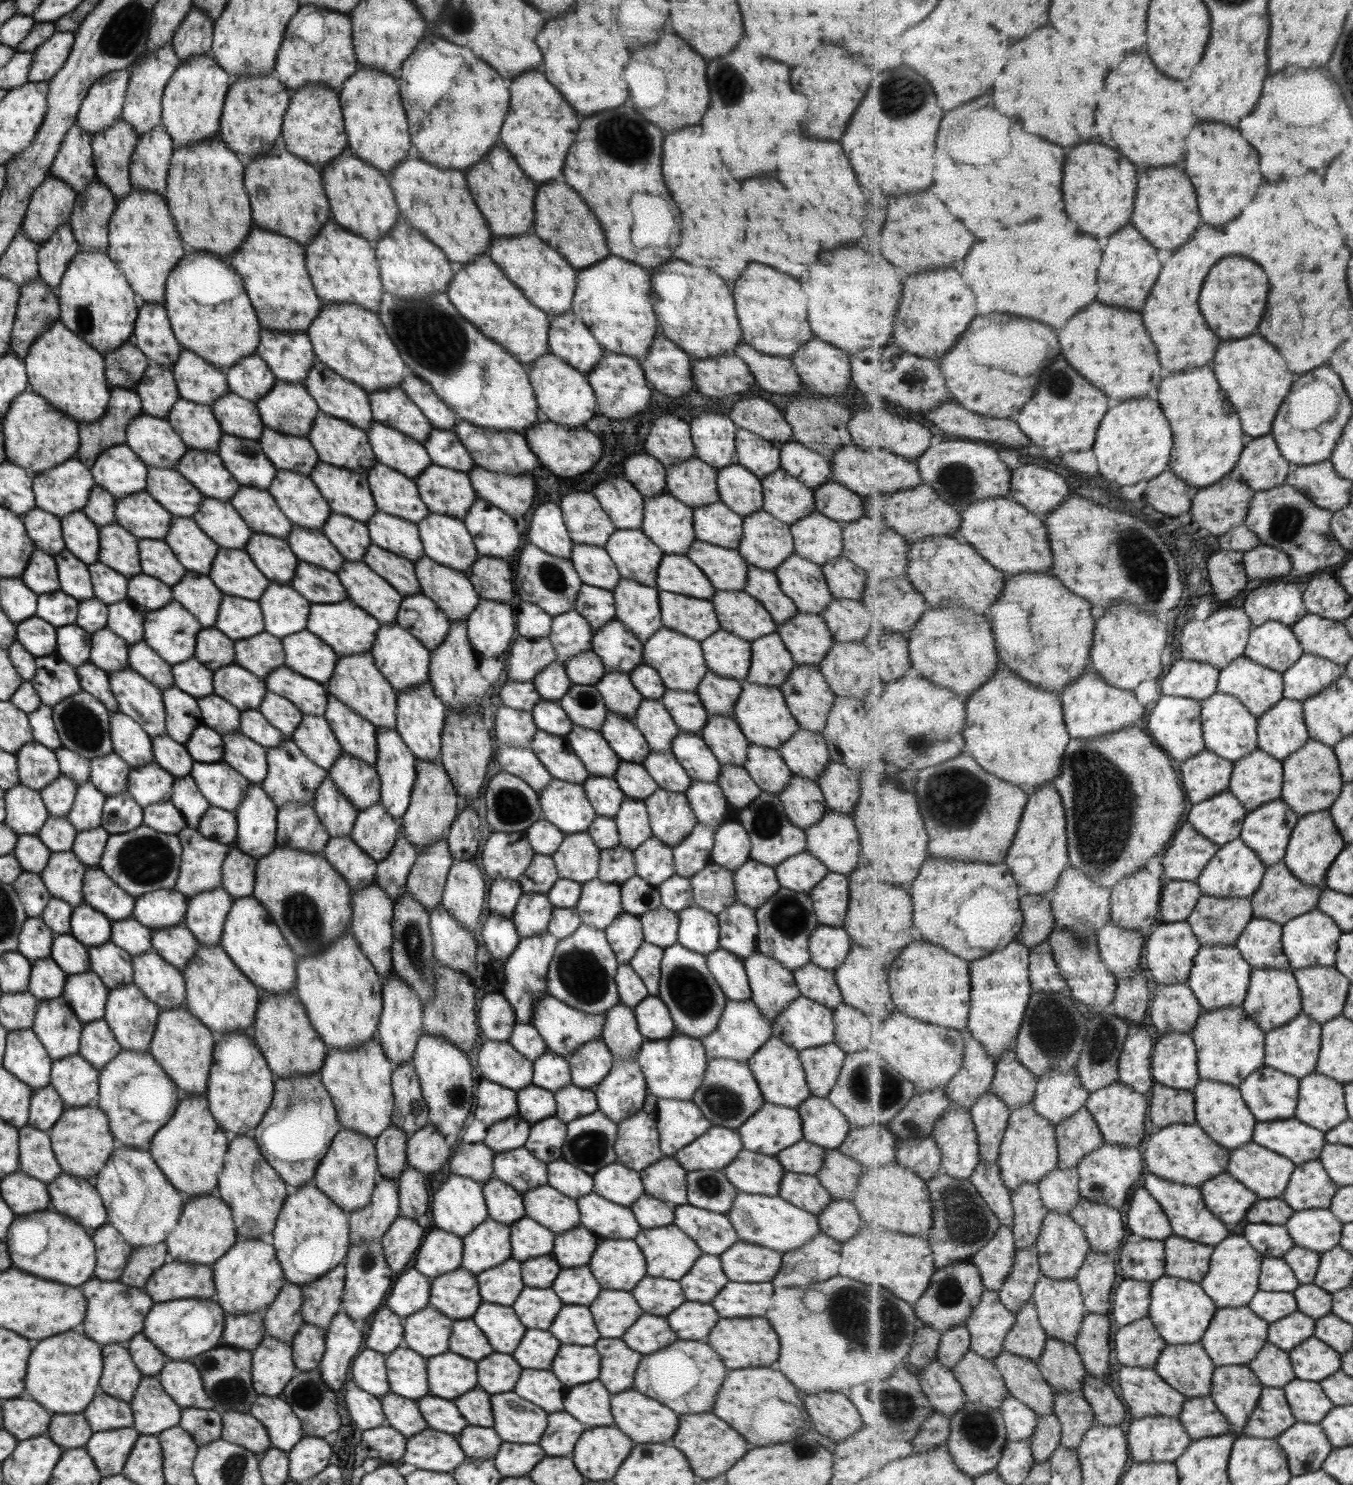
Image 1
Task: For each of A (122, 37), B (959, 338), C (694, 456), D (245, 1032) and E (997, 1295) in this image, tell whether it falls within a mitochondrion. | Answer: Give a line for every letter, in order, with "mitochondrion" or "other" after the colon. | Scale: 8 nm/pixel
A: mitochondrion
B: other
C: other
D: other
E: other

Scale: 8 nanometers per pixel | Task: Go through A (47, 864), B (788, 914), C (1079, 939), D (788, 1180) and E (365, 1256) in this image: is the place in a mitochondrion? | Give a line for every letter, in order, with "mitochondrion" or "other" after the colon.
A: other
B: mitochondrion
C: mitochondrion
D: other
E: mitochondrion

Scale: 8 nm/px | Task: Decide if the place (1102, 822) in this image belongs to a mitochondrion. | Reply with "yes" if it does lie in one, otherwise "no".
yes

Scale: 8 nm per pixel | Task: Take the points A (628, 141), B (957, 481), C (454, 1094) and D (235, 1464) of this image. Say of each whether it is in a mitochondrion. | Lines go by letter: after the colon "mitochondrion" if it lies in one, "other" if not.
A: mitochondrion
B: mitochondrion
C: mitochondrion
D: mitochondrion

